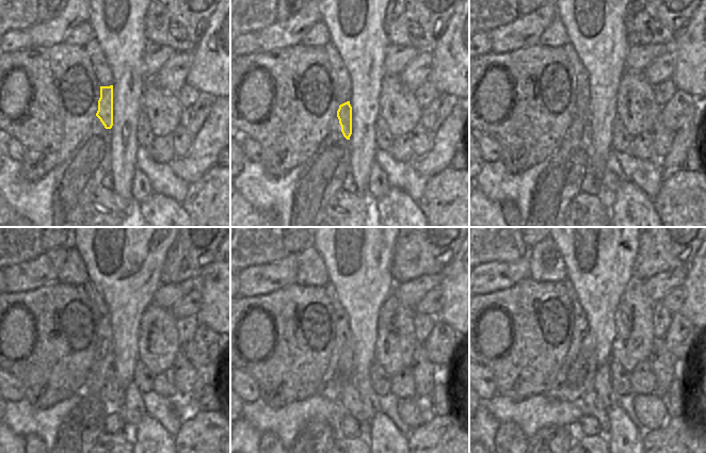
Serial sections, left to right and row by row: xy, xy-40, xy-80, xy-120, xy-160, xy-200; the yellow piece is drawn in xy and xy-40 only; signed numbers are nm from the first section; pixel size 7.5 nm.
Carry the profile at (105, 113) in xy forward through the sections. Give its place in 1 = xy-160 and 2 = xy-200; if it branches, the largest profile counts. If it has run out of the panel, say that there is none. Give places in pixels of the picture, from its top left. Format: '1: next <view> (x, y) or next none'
1: next xy-160 (349, 397)
2: next xy-200 (590, 399)

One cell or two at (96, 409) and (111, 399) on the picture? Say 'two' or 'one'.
two

